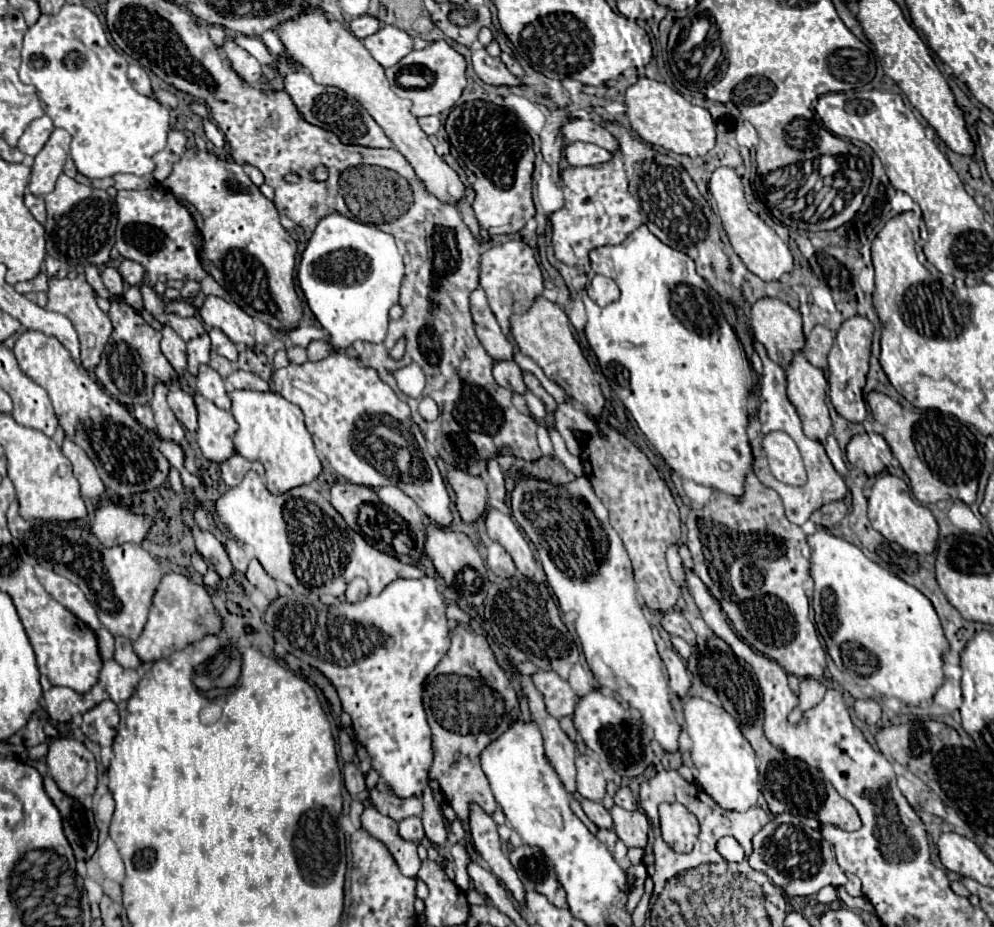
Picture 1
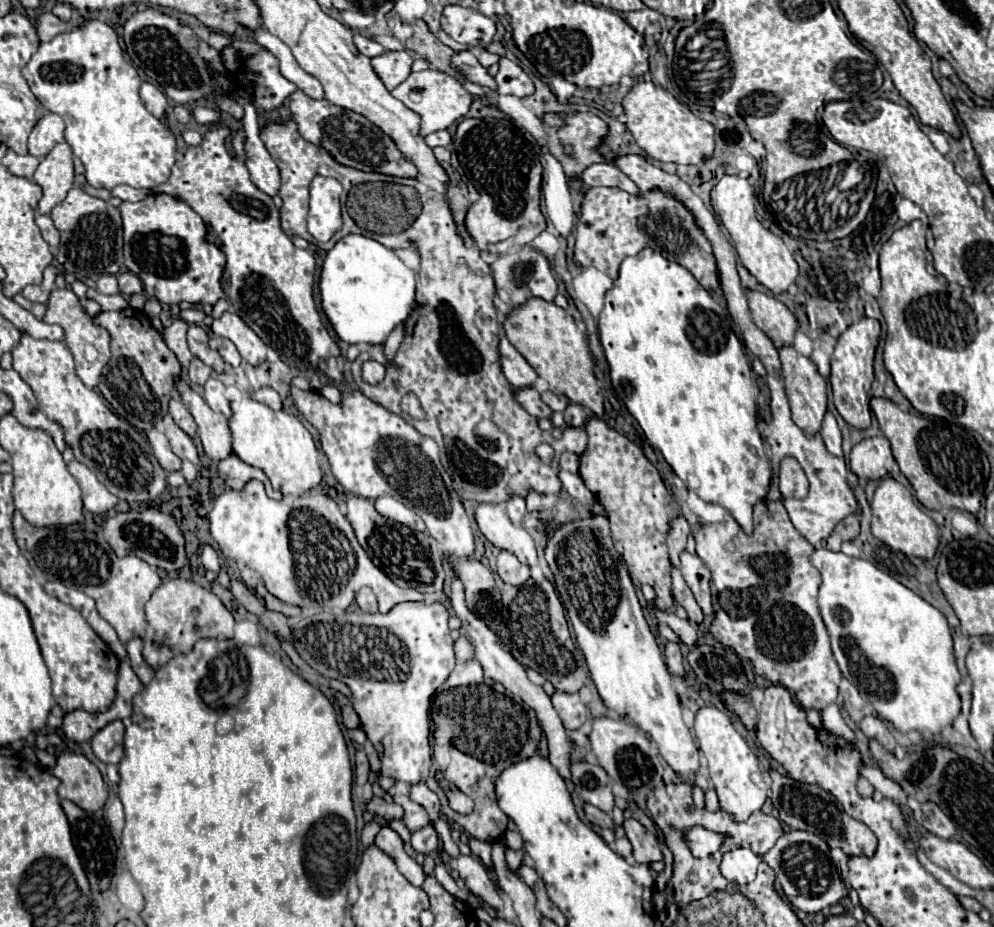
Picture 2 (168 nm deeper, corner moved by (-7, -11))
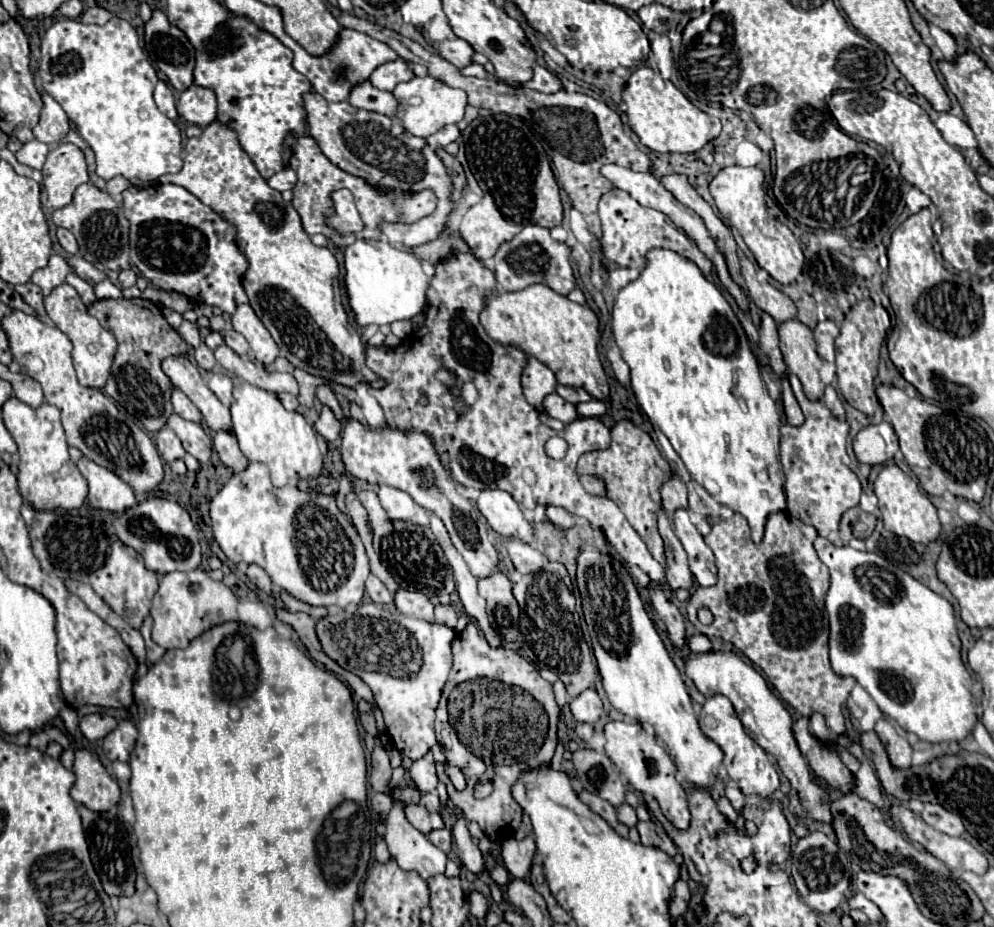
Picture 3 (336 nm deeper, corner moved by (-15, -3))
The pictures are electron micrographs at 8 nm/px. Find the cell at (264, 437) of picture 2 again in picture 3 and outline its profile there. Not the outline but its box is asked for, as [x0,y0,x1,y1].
[232,383,322,487]

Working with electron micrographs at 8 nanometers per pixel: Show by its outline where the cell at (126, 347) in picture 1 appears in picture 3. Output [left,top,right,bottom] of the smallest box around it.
[88,299,188,433]

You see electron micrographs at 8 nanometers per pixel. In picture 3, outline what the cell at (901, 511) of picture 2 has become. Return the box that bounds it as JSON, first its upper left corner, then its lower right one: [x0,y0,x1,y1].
[874,465,940,543]

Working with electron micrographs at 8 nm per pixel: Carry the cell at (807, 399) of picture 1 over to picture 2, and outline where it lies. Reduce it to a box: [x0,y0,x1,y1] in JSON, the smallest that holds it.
[780,347,828,437]

